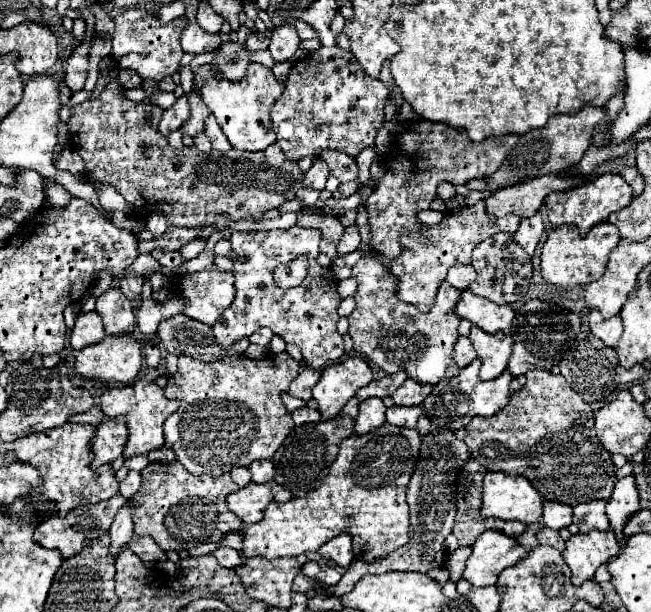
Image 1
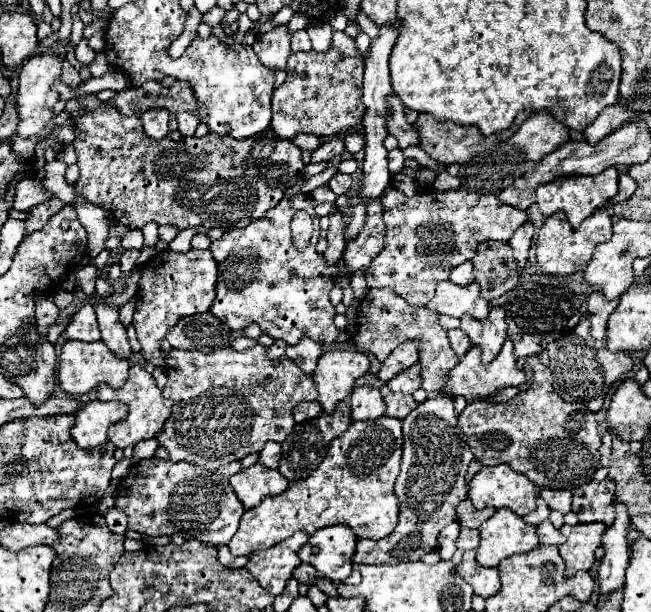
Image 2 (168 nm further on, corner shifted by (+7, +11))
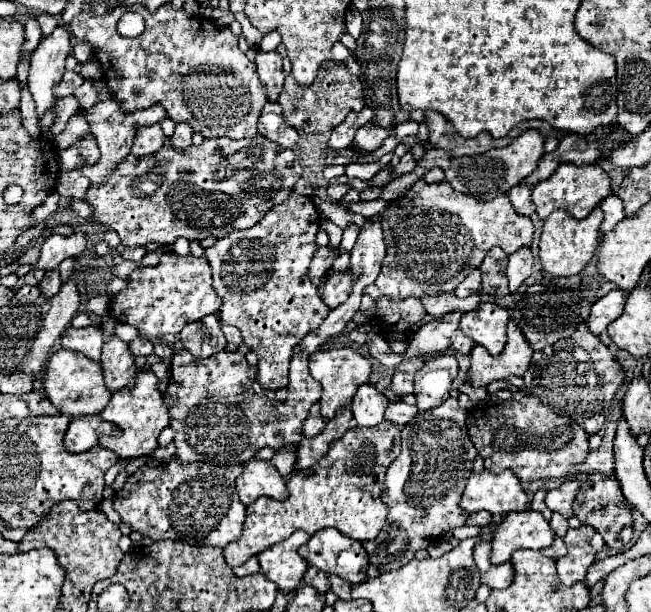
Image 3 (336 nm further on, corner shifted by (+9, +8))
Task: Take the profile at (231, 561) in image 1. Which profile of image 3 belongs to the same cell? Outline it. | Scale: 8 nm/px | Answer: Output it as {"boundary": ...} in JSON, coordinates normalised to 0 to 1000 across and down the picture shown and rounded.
{"boundary":[[[386,910],[382,917],[376,917],[376,920],[367,923],[367,926],[358,926],[358,936],[367,940],[367,943],[373,943],[373,940],[389,940],[389,936],[395,936],[395,933],[398,933],[398,917],[395,917],[392,910]]]}

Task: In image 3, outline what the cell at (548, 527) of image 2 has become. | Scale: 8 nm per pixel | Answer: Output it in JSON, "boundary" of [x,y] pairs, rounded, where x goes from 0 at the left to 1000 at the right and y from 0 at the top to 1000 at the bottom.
{"boundary":[[[853,877],[853,881],[849,881],[849,891],[840,894],[840,897],[834,897],[831,904],[840,907],[840,910],[849,910],[849,913],[859,913],[859,910],[865,910],[865,907],[871,904],[871,897],[868,897],[865,881],[862,881],[862,877]]]}

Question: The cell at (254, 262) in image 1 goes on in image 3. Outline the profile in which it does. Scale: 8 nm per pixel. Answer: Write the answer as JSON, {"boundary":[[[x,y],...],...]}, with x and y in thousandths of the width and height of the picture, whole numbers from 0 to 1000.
{"boundary":[[[447,315],[438,332],[410,345],[395,368],[376,377],[358,377],[349,387],[336,391],[327,404],[315,407],[315,420],[327,440],[327,472],[339,485],[343,498],[336,508],[336,521],[346,531],[358,531],[370,541],[373,560],[398,583],[398,626],[404,636],[429,636],[441,632],[444,590],[447,574],[459,557],[487,538],[493,525],[502,518],[505,502],[487,482],[487,469],[472,453],[472,436],[487,407],[484,381],[490,374],[490,342],[478,328],[478,322]]]}

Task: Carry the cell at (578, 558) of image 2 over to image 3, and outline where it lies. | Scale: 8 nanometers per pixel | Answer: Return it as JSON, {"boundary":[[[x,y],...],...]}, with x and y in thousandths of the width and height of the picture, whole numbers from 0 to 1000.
{"boundary":[[[892,858],[886,864],[874,864],[865,877],[871,891],[871,907],[856,913],[856,936],[865,956],[880,956],[886,949],[896,949],[902,940],[905,923],[914,913],[908,877],[914,874],[914,864],[905,858]]]}

